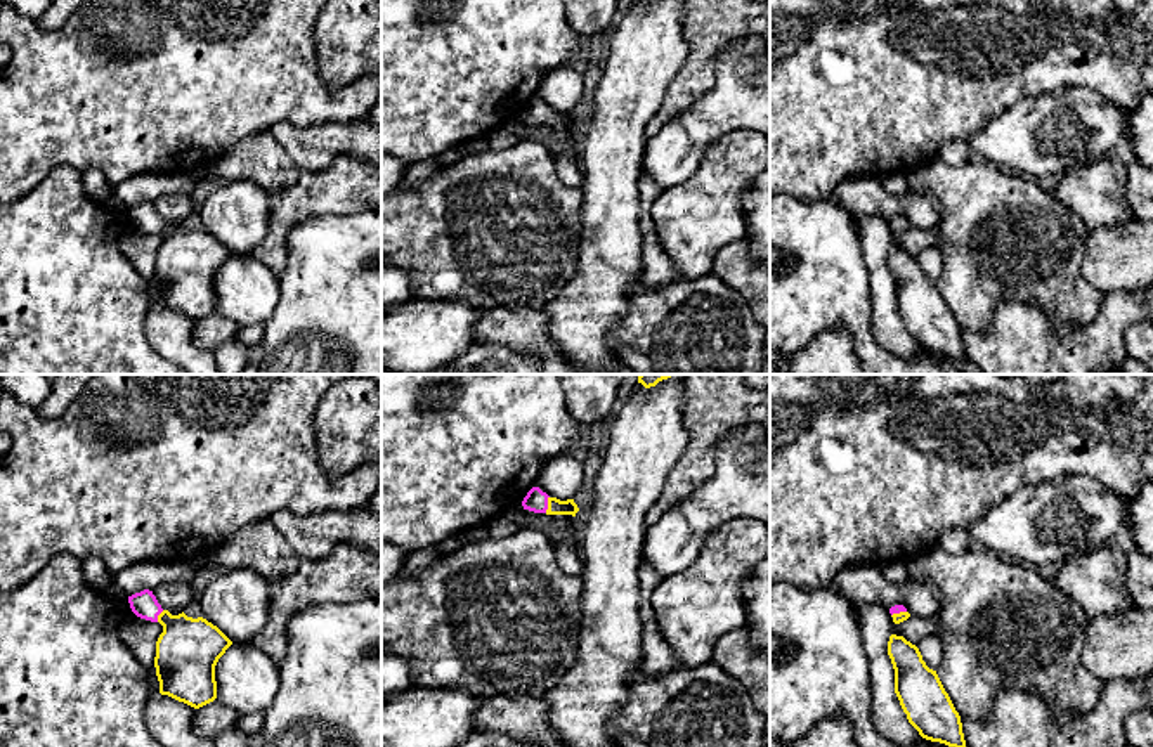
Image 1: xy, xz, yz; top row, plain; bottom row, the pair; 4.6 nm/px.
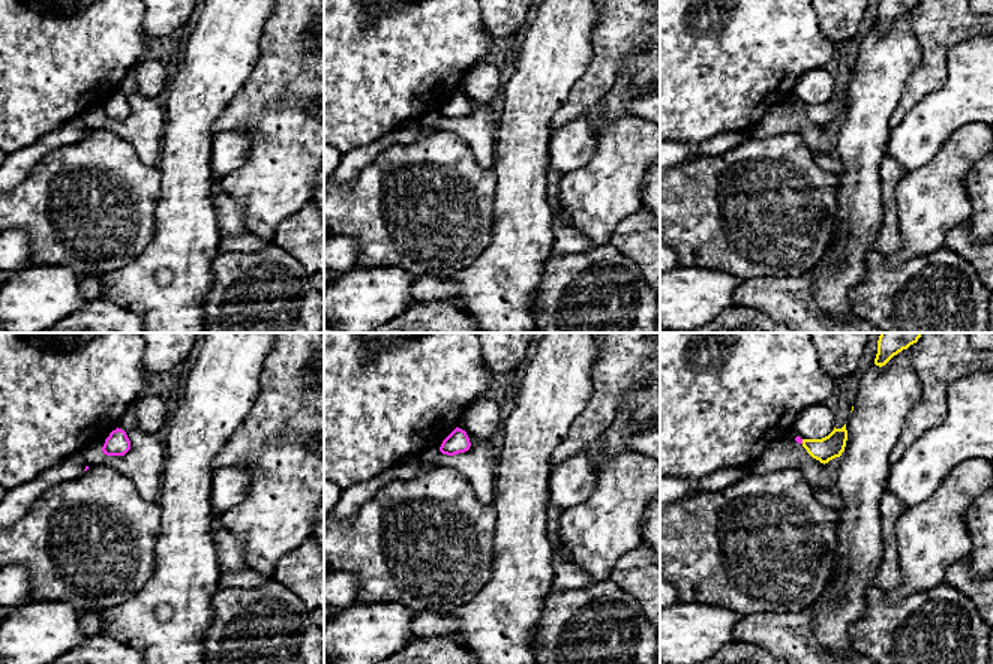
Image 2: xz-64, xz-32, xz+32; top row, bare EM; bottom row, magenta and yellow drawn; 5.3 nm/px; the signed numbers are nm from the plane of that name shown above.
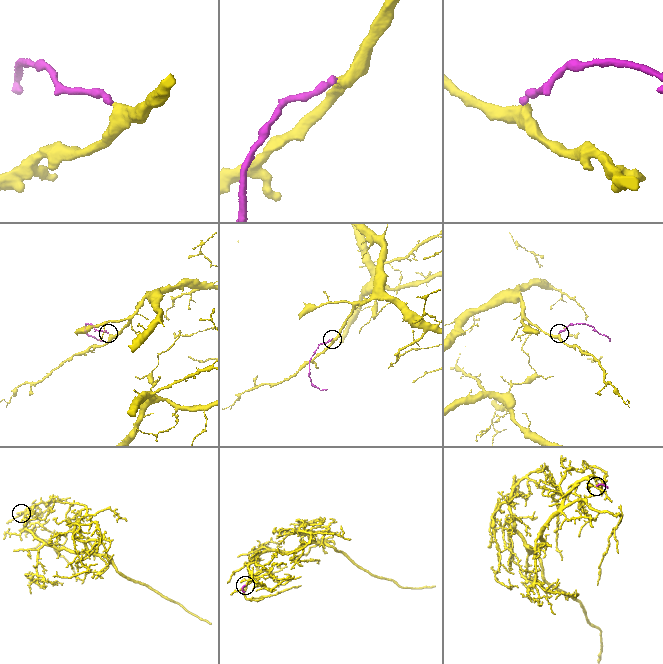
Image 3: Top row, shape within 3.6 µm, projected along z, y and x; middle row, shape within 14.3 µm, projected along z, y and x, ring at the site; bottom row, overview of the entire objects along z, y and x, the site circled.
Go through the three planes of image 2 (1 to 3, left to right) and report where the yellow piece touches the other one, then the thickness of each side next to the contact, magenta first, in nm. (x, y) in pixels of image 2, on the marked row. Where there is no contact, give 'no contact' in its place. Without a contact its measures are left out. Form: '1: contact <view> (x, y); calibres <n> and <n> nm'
1: no contact
2: no contact
3: contact xz+32 (801, 441); calibres 40 and 130 nm

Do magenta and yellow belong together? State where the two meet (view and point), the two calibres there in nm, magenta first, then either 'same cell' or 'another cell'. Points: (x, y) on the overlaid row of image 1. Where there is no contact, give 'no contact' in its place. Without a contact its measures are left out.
xz (547, 505) | 100/80 nm | same cell

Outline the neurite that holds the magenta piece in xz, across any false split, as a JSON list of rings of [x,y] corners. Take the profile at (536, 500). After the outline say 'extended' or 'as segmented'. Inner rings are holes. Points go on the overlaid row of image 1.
[[[532,487],[522,501],[524,510],[534,513],[546,513],[546,515],[572,515],[579,511],[574,499],[560,501],[557,497],[550,497],[539,487]]]; extended

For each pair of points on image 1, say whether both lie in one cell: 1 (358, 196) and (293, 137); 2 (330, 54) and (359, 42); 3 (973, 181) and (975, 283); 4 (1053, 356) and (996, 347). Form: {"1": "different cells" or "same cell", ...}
{"1": "different cells", "2": "same cell", "3": "same cell", "4": "same cell"}

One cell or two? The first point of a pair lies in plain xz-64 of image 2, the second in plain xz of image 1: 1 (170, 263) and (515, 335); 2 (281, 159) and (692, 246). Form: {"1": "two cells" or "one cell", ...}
{"1": "two cells", "2": "one cell"}

